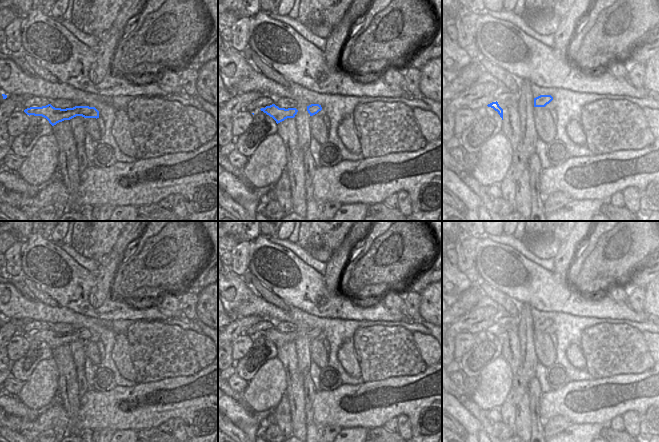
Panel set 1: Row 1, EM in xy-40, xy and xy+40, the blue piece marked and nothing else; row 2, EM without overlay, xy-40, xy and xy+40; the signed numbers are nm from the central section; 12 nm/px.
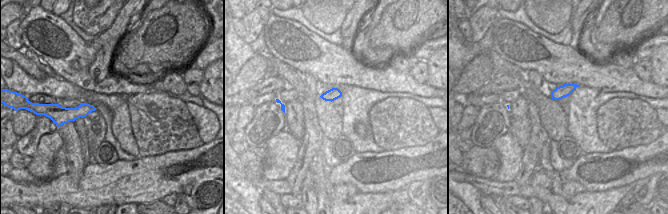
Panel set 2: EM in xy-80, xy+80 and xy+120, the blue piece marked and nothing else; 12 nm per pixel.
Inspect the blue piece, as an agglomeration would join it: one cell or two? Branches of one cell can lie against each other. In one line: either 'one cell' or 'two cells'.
one cell

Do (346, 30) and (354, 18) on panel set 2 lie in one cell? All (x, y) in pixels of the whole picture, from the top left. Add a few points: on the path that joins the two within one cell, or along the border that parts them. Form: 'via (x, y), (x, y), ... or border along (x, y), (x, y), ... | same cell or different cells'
via (349, 27), (353, 21) | same cell

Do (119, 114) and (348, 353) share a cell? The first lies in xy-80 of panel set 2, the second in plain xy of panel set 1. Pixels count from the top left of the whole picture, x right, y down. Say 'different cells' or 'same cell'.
same cell

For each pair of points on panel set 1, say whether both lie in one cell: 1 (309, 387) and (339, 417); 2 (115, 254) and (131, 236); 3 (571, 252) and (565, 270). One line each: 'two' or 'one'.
1: two
2: one
3: one

